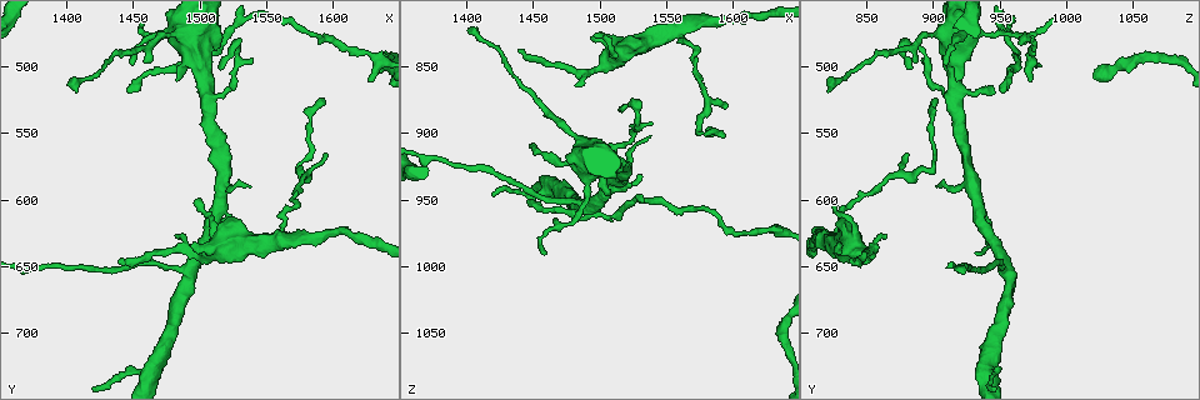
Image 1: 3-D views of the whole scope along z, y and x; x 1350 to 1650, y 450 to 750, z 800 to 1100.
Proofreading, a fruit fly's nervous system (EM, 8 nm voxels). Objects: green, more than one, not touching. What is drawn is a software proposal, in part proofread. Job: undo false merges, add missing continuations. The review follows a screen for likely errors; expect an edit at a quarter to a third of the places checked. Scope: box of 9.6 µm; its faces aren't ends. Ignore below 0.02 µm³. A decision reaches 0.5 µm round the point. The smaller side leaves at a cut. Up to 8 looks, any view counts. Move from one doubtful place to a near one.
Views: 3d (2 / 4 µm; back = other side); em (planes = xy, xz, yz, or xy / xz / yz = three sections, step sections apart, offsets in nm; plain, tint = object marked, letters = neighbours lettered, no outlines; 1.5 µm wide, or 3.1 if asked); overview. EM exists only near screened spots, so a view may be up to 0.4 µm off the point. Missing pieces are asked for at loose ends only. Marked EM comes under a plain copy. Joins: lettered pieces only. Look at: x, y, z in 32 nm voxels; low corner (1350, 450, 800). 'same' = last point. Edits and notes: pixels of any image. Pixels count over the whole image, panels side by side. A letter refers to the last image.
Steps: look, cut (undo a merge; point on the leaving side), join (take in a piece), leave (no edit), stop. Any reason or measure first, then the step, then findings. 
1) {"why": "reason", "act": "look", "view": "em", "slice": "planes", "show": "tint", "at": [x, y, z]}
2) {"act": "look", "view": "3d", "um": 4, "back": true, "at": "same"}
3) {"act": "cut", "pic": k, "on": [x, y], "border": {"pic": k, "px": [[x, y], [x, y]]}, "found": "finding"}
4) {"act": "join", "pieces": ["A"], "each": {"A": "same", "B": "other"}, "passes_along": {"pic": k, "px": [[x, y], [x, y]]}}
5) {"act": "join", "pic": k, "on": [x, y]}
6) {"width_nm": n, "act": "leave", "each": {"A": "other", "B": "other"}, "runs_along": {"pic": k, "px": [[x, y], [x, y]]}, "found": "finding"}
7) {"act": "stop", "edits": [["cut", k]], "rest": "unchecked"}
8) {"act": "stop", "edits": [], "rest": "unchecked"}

{"act": "look", "view": "3d", "um": 2, "at": [1628, 512, 970]}

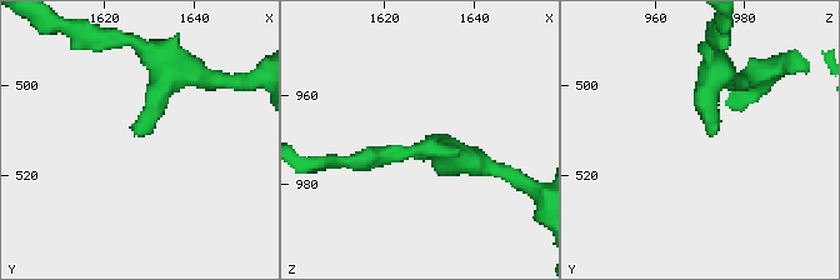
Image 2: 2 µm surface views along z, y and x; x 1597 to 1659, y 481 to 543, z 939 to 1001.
{"why": "now the EM", "act": "look", "view": "em", "slice": "xy", "step": 8, "show": "tint", "at": [1627, 511, 972]}

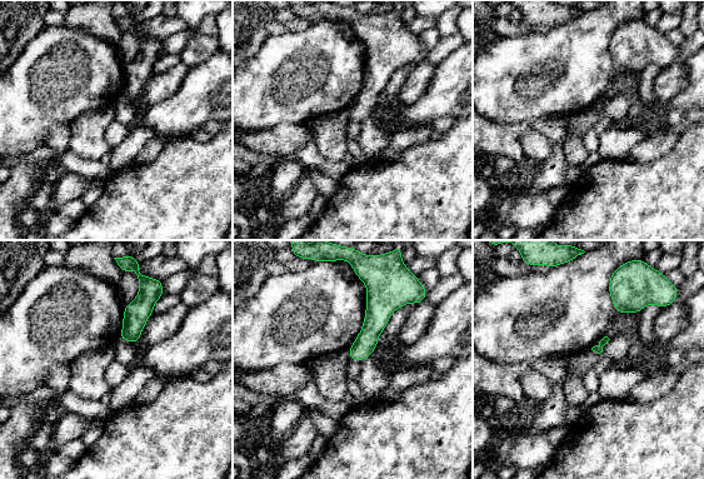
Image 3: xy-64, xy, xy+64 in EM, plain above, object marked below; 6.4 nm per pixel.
{"why": "another direction", "act": "look", "view": "em", "slice": "planes", "show": "letters", "at": "same"}

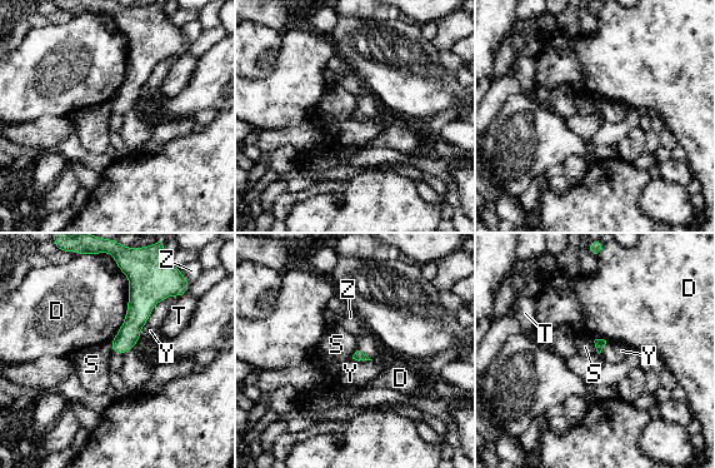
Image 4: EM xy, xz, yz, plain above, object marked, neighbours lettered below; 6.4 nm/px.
{"act": "leave", "each": {"D": "other", "S": "other", "T": "other", "Y": "other", "Z": "other"}, "border": {"pic": 4, "px": [[593, 340], [599, 353]]}, "found": "none of them fits"}

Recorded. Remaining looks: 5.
{"why": "branch point", "act": "look", "view": "em", "slice": "xy", "step": 8, "show": "tint", "at": [1504, 522, 914]}

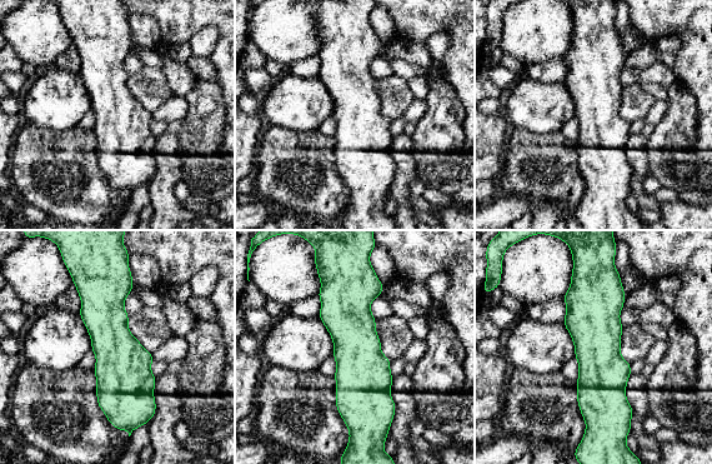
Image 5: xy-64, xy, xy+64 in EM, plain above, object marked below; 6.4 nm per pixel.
{"act": "look", "view": "em", "slice": "planes", "show": "letters", "at": "same"}

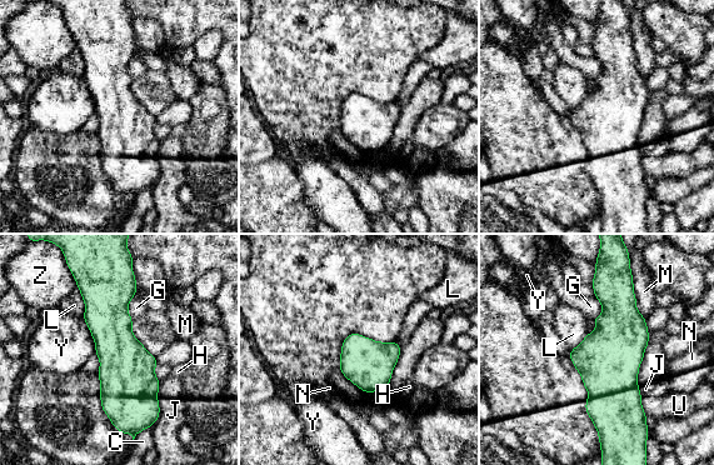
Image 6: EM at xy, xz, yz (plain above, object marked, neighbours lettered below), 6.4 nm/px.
{"longest_contact_nm": ["M", 300], "act": "leave", "each": {"C": "other", "G": "other", "H": "other", "J": "other", "L": "other", "M": "other", "N": "other", "U": "other", "Y": "other", "Z": "other"}, "runs_along": {"pic": 6, "px": [[110, 279], [123, 429]]}, "found": "one neuron here"}

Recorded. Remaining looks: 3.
{"why": "end of a long branch", "act": "look", "view": "3d", "um": 2, "at": [1448, 520, 954]}

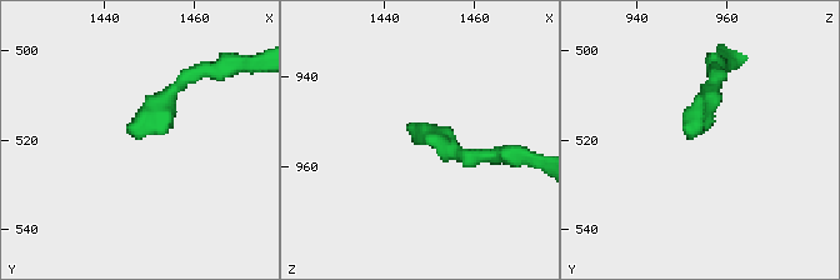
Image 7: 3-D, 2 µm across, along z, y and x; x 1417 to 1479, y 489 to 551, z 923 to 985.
{"why": "need the tissue", "act": "look", "view": "em", "slice": "xz", "step": 4, "show": "letters", "at": [1447, 520, 952]}

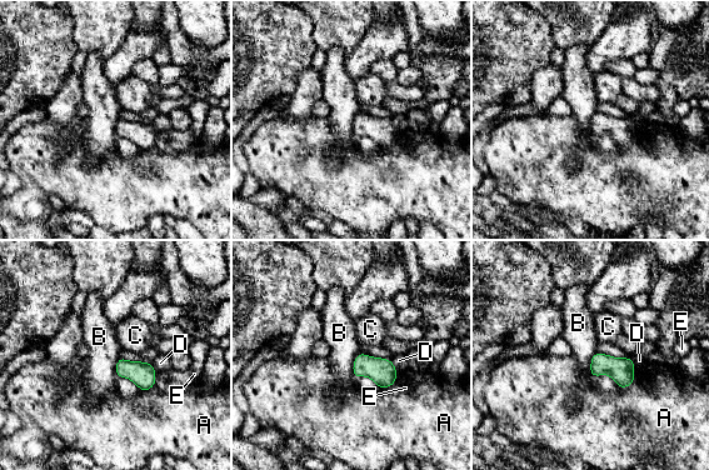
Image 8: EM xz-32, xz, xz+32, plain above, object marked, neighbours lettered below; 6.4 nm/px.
{"why": "cut it another way", "act": "look", "view": "em", "slice": "planes", "show": "letters", "at": "same"}

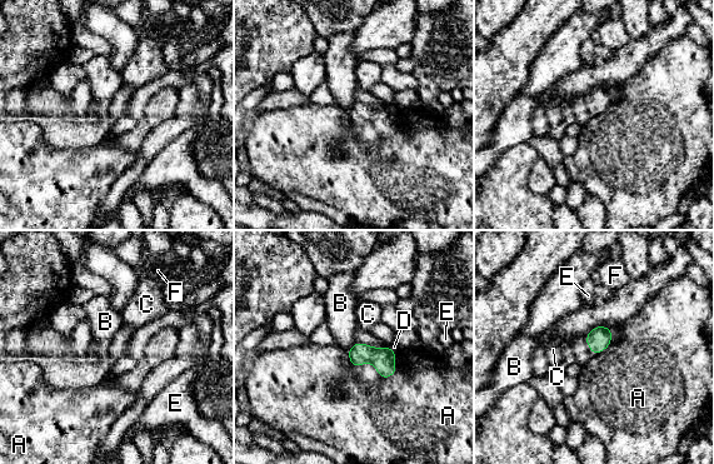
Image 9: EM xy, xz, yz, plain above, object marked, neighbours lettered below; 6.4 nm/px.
{"act": "leave", "each": {"A": "other", "B": "other", "C": "other", "D": "other", "E": "other", "F": "other"}, "border": {"pic": 9, "px": [[395, 352], [395, 372], [382, 379]]}, "found": "no lettered piece goes on from it"}

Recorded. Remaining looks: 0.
{"act": "stop", "edits": [], "rest": "unchecked"}

